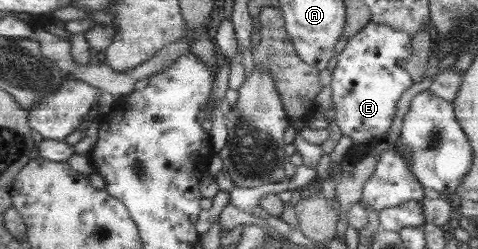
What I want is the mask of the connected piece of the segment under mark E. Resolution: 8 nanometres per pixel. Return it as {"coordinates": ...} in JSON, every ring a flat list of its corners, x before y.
{"coordinates":[[372,21,348,38,341,52,335,55,336,65,331,70,329,85,332,90,331,108,339,131,352,140,346,156,354,162,370,154,390,128,396,101,413,83,404,70,410,55,410,36]]}

